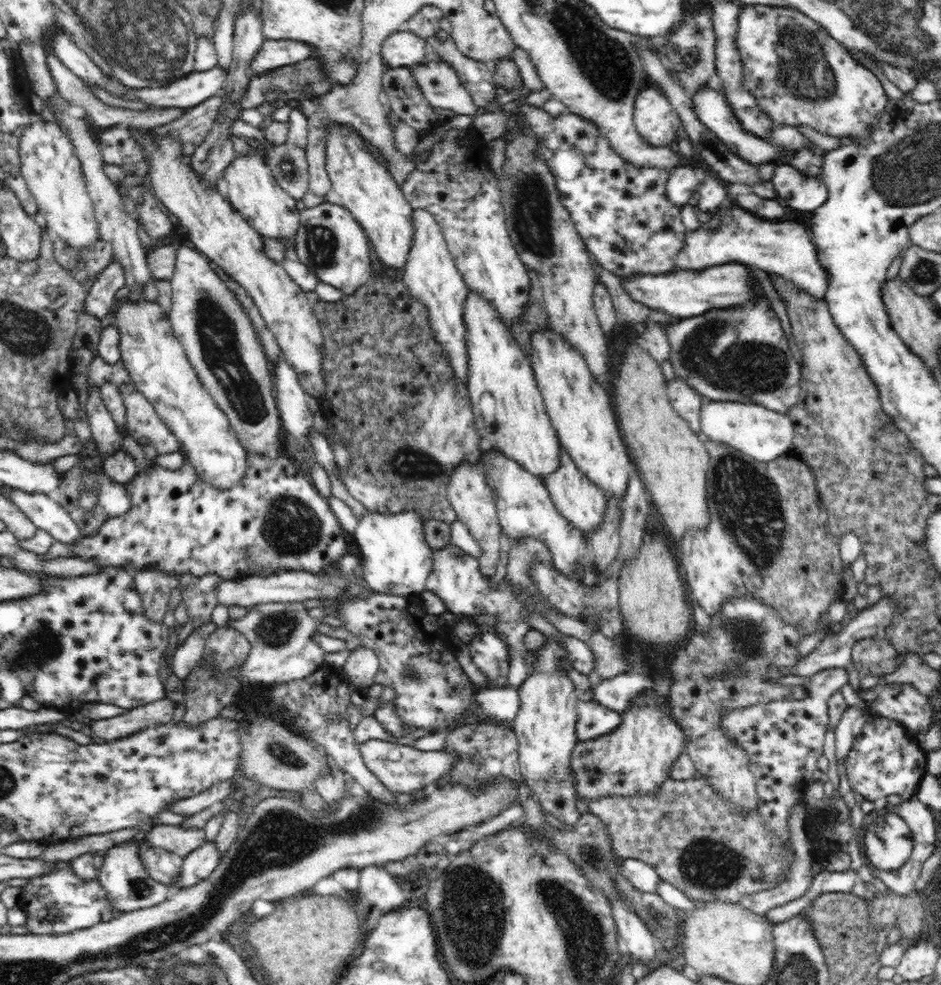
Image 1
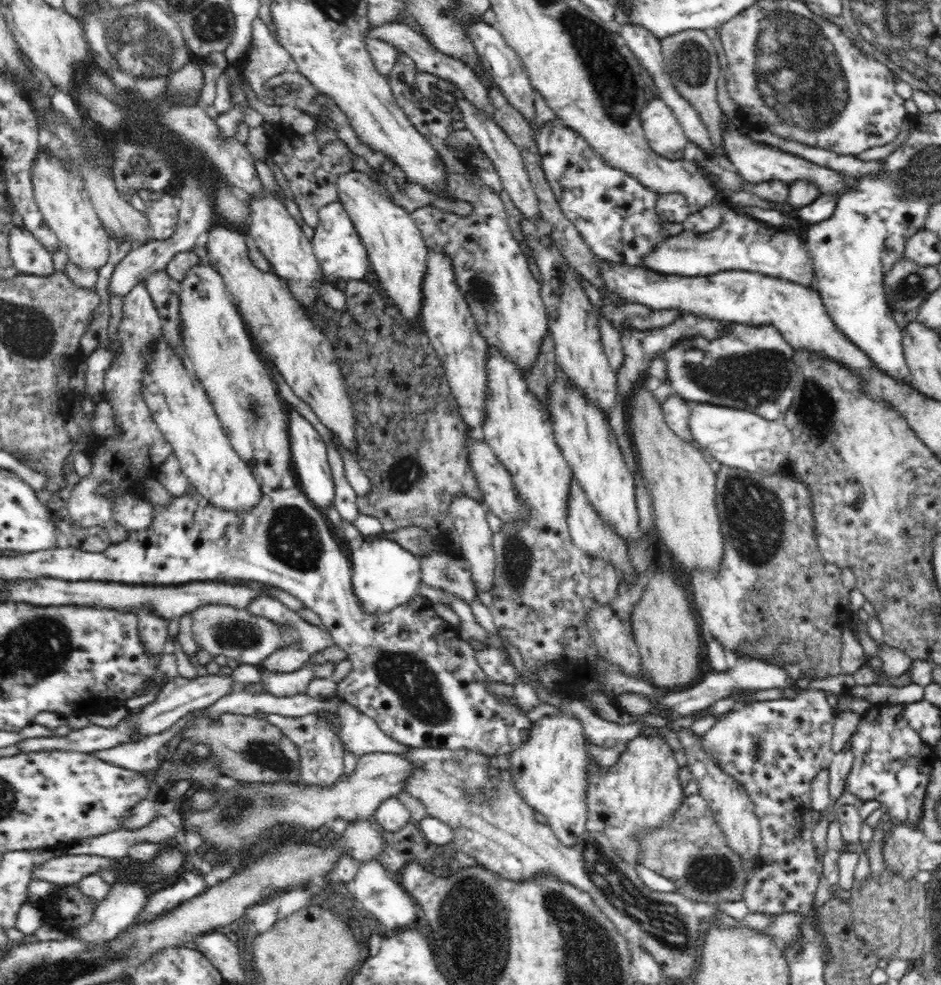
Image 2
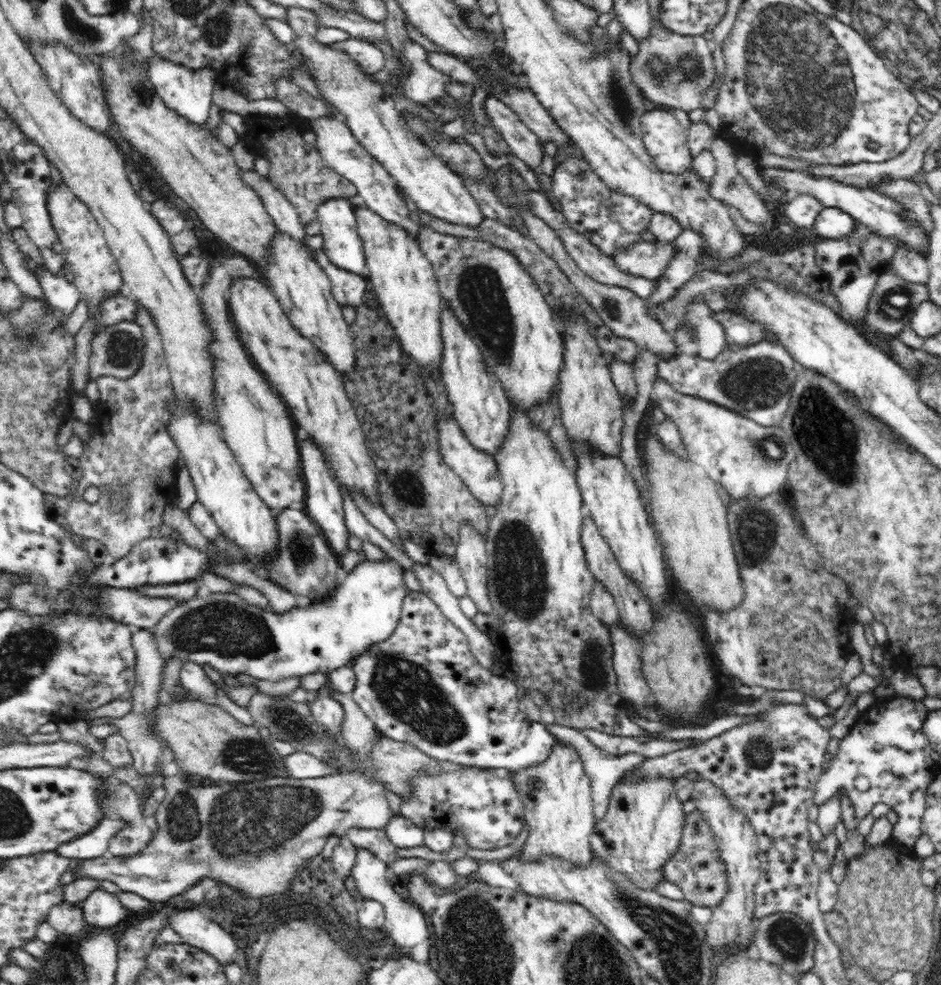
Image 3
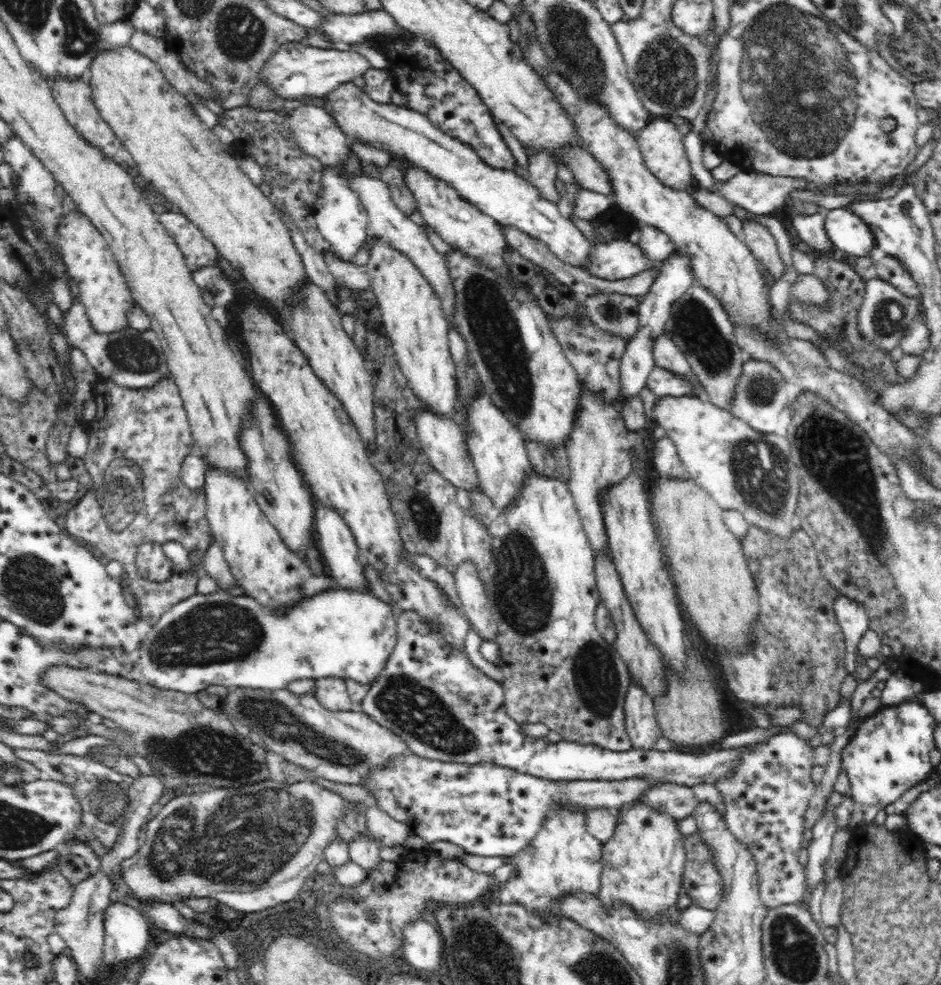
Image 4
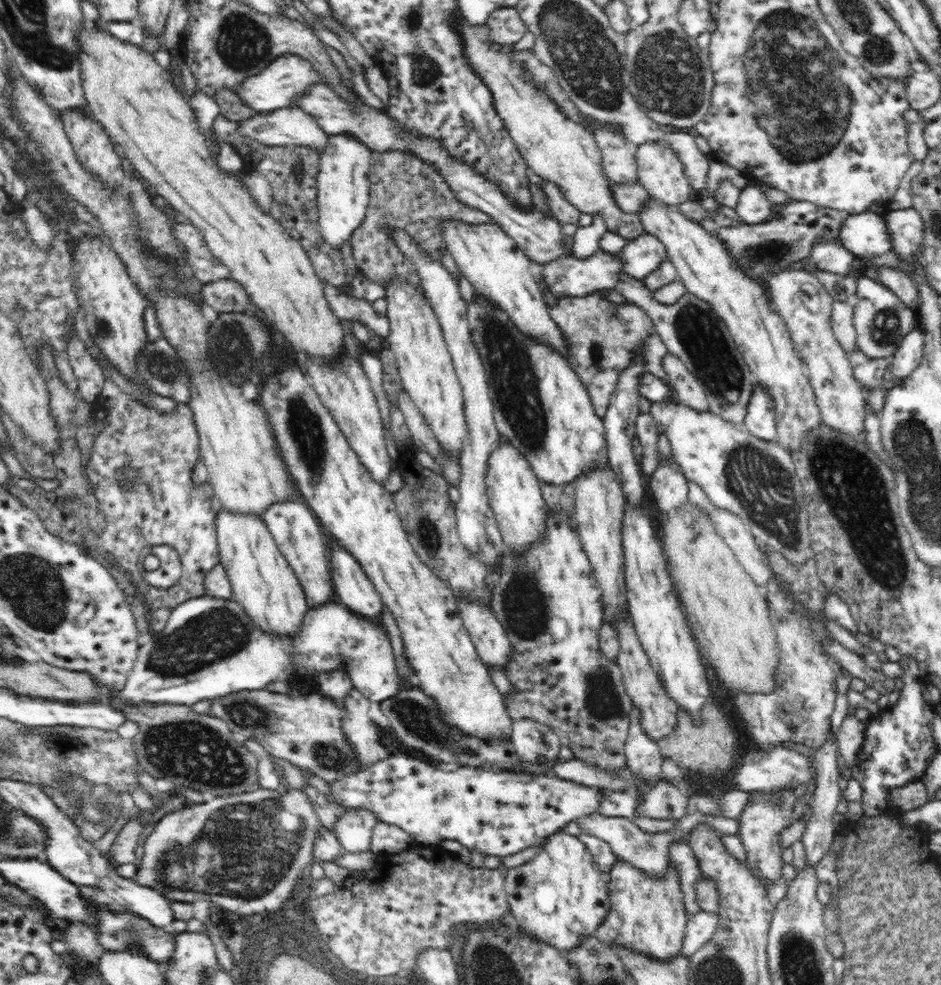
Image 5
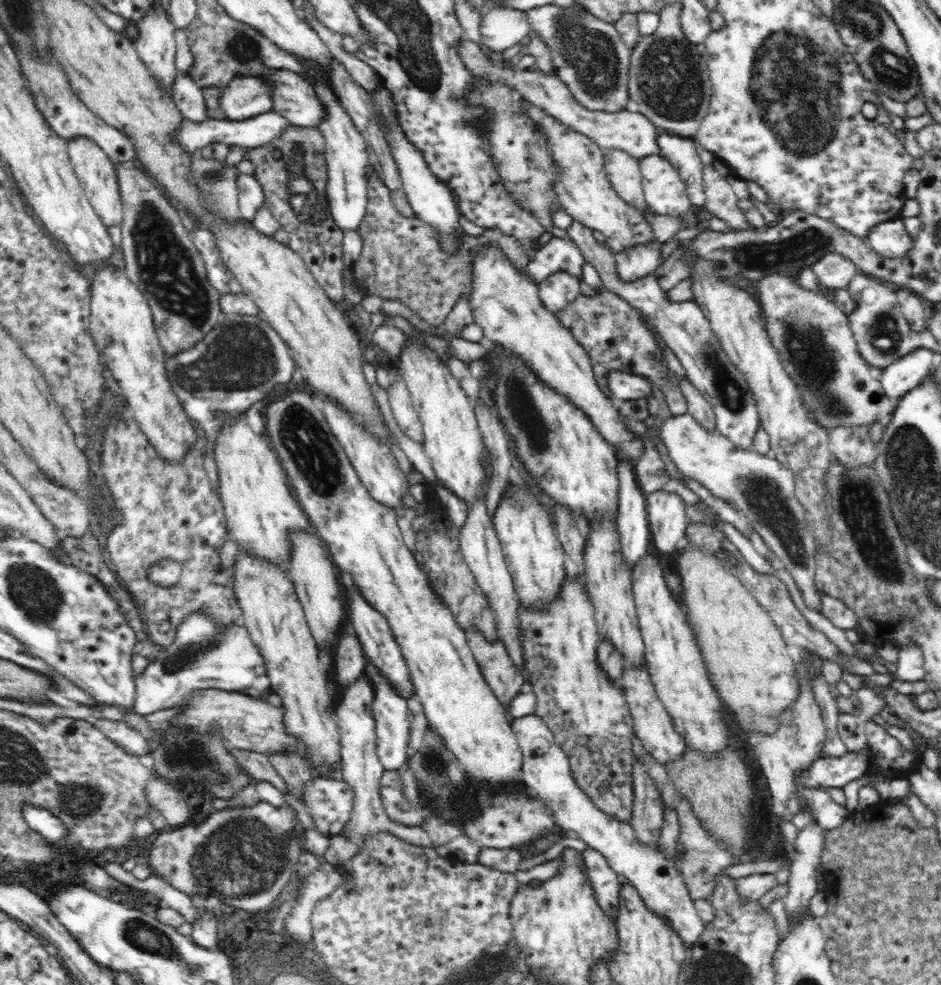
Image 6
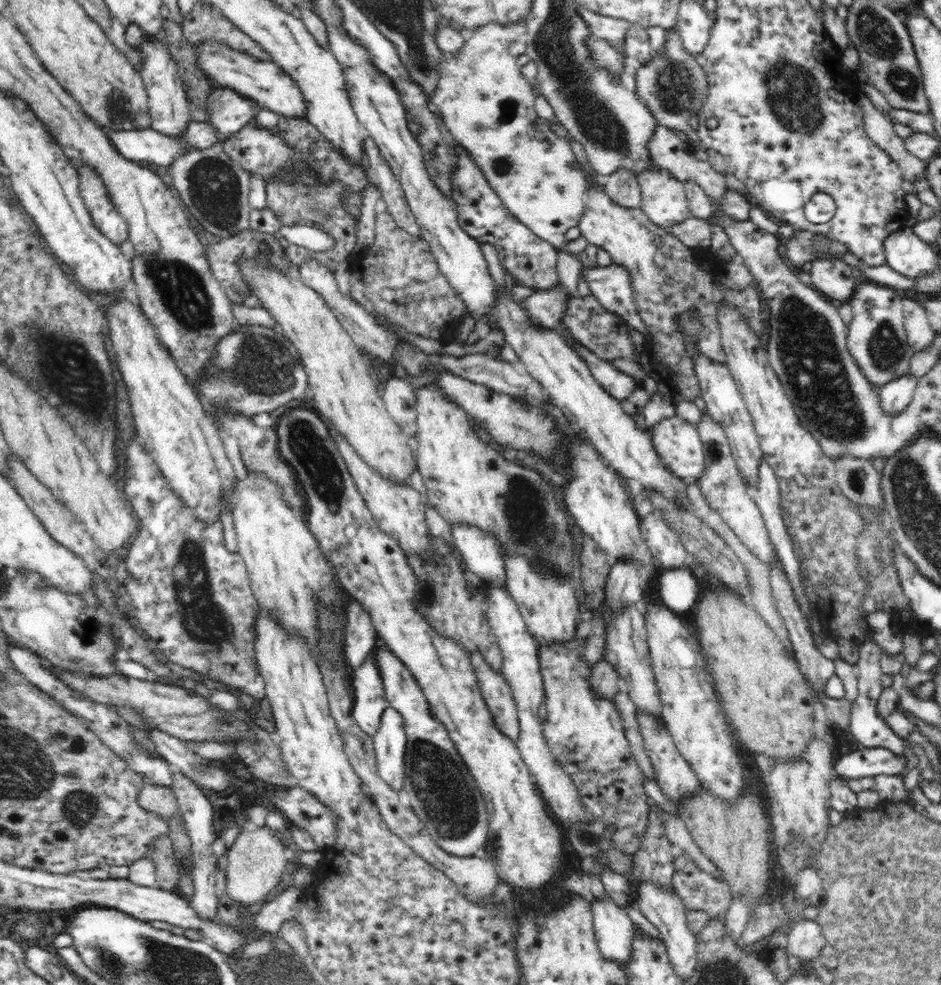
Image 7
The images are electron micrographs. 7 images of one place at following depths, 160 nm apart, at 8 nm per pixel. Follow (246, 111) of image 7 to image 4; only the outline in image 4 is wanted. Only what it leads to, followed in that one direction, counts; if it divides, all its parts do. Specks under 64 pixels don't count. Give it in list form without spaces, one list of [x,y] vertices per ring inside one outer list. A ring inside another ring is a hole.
[[[285,43],[264,63],[259,78],[282,100],[300,100],[303,97],[325,97],[337,86],[350,82],[370,69],[370,63],[355,51],[312,48],[302,43]]]

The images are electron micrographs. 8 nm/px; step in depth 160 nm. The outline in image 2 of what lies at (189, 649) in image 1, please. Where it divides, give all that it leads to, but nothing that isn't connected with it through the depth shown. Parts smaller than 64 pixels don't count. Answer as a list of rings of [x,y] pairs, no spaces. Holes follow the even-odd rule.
[[[212,603],[189,613],[192,619],[192,638],[199,648],[210,656],[226,656],[239,664],[260,666],[272,652],[282,651],[286,646],[298,642],[297,632],[292,627],[272,622],[262,616],[250,613],[246,608]]]

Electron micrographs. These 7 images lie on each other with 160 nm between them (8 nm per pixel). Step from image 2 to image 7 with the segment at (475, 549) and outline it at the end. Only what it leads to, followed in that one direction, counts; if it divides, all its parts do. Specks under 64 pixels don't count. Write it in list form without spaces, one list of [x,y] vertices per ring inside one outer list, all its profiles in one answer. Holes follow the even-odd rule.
[[[472,652],[470,656],[477,676],[477,684],[483,700],[492,713],[496,729],[516,743],[520,735],[520,728],[517,706],[510,685],[502,673],[492,670],[479,652]]]

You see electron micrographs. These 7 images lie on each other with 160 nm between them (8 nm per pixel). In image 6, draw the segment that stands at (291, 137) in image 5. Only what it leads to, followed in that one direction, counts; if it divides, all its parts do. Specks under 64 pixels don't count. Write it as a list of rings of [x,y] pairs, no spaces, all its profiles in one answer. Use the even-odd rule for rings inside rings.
[[[268,111],[264,114],[257,114],[246,120],[218,120],[216,118],[206,119],[200,122],[194,122],[190,119],[184,119],[175,132],[175,142],[187,150],[198,155],[199,151],[214,142],[220,144],[237,145],[238,147],[261,147],[271,142],[273,138],[280,137],[288,125],[292,125],[287,118],[284,118],[276,111]]]

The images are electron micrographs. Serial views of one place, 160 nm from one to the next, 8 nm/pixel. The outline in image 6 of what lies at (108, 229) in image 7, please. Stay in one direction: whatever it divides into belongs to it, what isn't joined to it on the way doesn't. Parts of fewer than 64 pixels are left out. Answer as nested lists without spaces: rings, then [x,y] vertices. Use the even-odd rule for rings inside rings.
[[[76,136],[68,142],[68,154],[76,176],[80,181],[84,194],[101,218],[104,226],[119,226],[122,224],[124,206],[119,191],[115,163],[93,140],[85,136]]]

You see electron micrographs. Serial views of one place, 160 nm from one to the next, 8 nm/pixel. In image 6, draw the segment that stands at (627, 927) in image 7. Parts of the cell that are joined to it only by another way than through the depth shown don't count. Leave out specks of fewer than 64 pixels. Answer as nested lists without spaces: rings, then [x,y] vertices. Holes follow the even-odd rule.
[[[588,848],[583,853],[586,875],[593,888],[595,899],[600,908],[616,922],[618,914],[618,892],[622,878],[610,868],[608,861],[600,852]]]

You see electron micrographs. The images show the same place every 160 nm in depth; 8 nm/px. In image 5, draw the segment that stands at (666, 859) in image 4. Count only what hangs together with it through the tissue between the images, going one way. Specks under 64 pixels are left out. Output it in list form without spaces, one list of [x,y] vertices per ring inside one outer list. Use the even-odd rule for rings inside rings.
[[[616,860],[612,864],[608,880],[608,916],[596,928],[594,936],[606,945],[621,944],[629,950],[668,962],[682,950],[688,914],[683,903],[680,871],[669,861],[666,874],[662,878],[652,878],[643,870]]]

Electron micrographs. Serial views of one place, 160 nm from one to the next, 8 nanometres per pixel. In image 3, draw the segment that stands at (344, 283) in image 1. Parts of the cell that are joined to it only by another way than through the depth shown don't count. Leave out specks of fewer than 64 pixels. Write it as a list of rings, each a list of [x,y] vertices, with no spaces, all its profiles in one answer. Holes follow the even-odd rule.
[[[344,197],[331,198],[317,206],[317,219],[322,239],[324,240],[324,253],[330,263],[337,268],[358,274],[364,278],[368,271],[363,248],[363,241],[359,236],[358,223],[356,223],[356,213],[352,199]]]

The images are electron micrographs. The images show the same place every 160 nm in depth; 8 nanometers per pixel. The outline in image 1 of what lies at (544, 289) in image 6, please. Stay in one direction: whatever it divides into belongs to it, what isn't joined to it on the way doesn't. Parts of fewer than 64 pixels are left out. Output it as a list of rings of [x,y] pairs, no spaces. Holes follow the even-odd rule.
[[[728,204],[715,231],[700,228],[687,232],[684,248],[680,254],[676,254],[678,270],[702,271],[715,265],[735,262],[758,268],[769,275],[780,275],[818,299],[823,299],[828,290],[828,273],[818,261],[818,251],[812,243],[812,234],[800,224],[765,220],[736,204]]]

